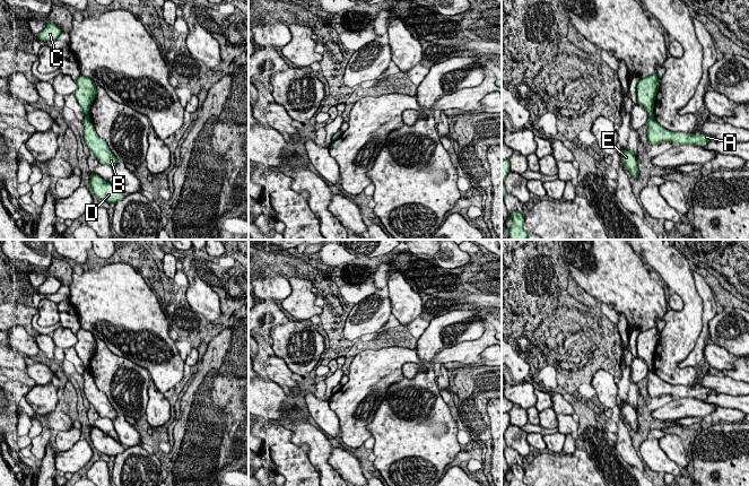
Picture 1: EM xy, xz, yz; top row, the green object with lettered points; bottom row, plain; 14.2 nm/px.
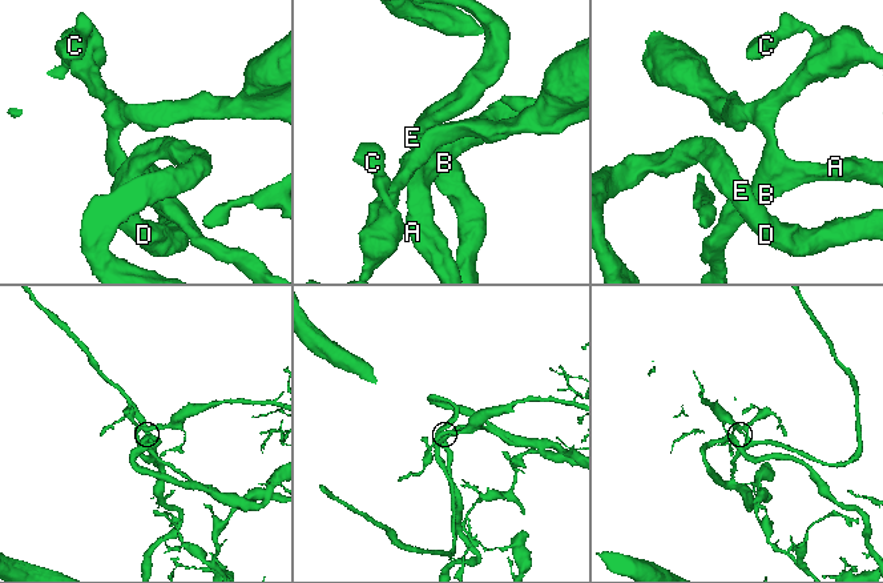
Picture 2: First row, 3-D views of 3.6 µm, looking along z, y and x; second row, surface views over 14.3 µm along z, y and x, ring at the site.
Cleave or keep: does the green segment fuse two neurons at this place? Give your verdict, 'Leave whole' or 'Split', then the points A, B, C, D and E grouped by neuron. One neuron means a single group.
Split. Groups: A B D E / C

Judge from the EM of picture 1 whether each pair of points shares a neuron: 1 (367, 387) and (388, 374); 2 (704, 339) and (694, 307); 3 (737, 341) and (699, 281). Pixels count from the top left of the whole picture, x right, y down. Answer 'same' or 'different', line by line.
1: same
2: different
3: different

